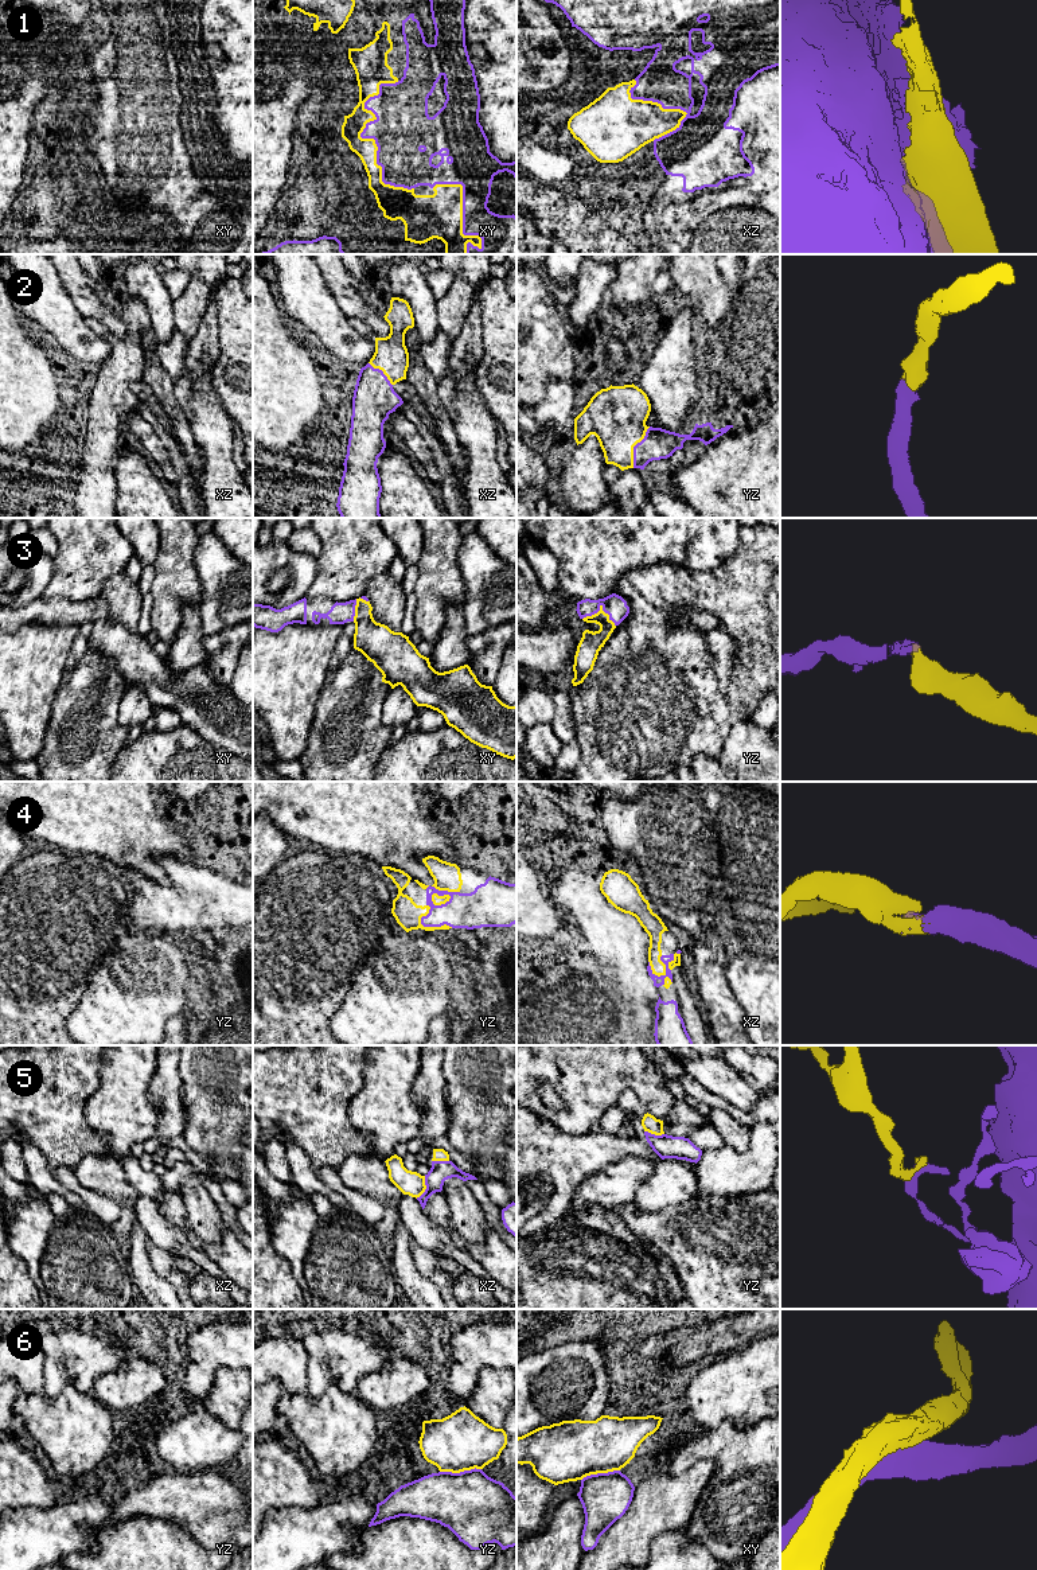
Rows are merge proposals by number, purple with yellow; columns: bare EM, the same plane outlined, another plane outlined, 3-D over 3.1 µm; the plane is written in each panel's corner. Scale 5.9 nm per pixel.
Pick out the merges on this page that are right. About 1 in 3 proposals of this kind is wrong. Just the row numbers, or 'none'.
2, 3, 4

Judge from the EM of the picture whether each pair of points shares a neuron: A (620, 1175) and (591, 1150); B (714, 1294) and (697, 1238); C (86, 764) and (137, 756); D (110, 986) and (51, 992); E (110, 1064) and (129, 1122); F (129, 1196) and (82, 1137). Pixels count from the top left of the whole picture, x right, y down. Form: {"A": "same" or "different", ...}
{"A": "different", "B": "same", "C": "different", "D": "different", "E": "same", "F": "different"}

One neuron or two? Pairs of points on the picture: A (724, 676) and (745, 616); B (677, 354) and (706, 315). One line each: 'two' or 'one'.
A: two
B: two

